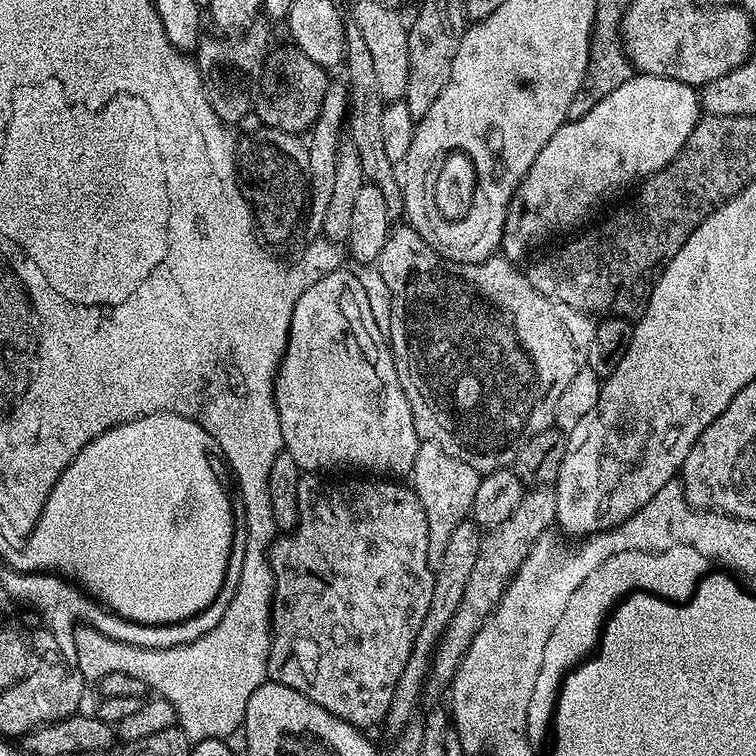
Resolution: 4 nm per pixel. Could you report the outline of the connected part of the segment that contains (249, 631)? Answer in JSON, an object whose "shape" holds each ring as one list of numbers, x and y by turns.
{"shape":[[244,488,240,499,244,501,246,514,246,554,242,558,242,574,236,587,234,598,230,598,230,606,226,606,226,614,206,634,194,638,189,644,179,644,169,648,143,648,114,641,95,628,83,626,72,633,71,647,76,648,74,667,85,682,101,682,110,674,128,674,146,682,146,686,155,695,166,698,176,708,178,726,188,735,189,741,201,740,227,741,241,731,246,714,246,702,250,702,250,694,258,690,266,682,268,674,268,651,272,645,272,599,276,583,272,573,272,564,268,560,268,552,272,542,278,535,274,522,274,510,270,507,270,488]]}

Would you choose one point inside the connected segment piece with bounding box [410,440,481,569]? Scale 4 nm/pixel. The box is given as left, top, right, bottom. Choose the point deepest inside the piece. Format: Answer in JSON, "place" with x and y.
{"place":[445,485]}

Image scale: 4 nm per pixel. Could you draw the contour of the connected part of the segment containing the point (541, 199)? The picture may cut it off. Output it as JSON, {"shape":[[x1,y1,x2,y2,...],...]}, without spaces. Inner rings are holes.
{"shape":[[633,74,614,94,606,94,590,114,577,120,568,120,542,146,534,166,526,170,522,182,516,187,510,206,506,210,504,233,500,239,503,255,513,262,527,254,531,248,539,246,543,240,551,238,555,232,576,228,595,208,600,208,615,192,623,190,627,184,635,185,662,170,686,146,686,138,702,115,702,105,697,89,691,84,683,84,674,78,658,78]]}

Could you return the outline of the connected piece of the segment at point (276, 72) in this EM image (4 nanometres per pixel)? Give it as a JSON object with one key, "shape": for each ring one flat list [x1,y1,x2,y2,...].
{"shape":[[295,46,269,51,258,77,258,95,254,100,254,116,266,128,304,134,311,129,322,110,322,98,330,83,329,73,318,62,310,62]]}

